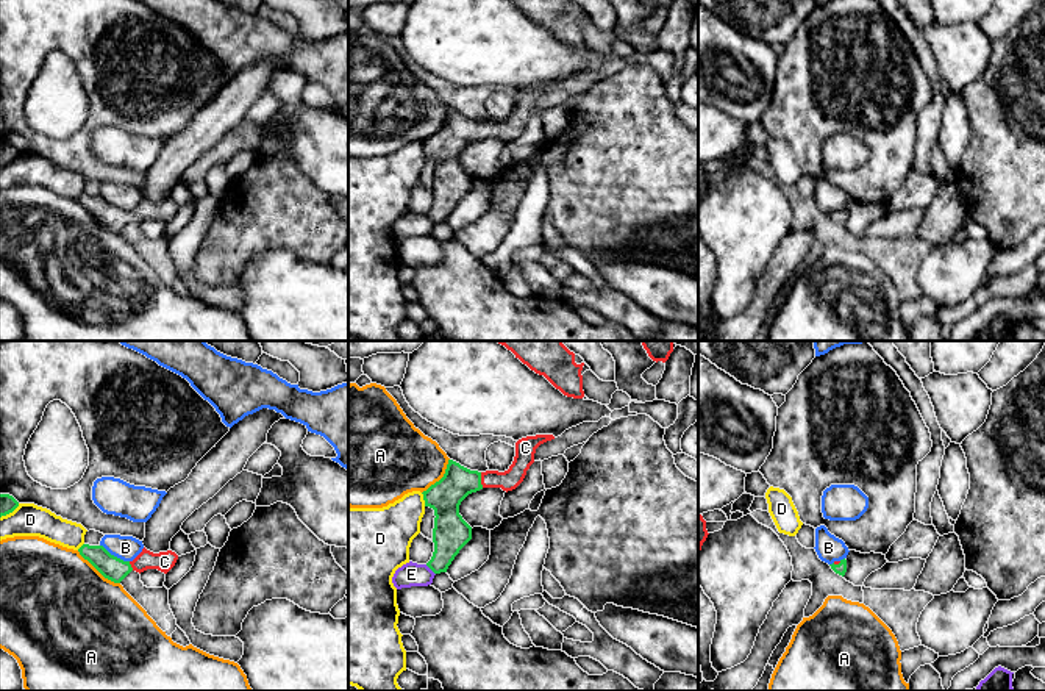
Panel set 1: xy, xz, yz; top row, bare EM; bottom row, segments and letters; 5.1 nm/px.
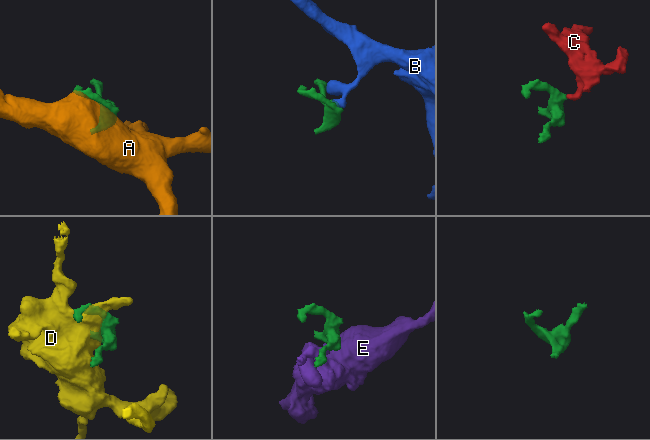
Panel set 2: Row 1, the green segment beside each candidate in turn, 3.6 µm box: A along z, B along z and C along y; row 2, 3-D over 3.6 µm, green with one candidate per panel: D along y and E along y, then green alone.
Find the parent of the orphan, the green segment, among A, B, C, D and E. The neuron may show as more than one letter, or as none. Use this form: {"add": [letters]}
{"add": ["C"]}

